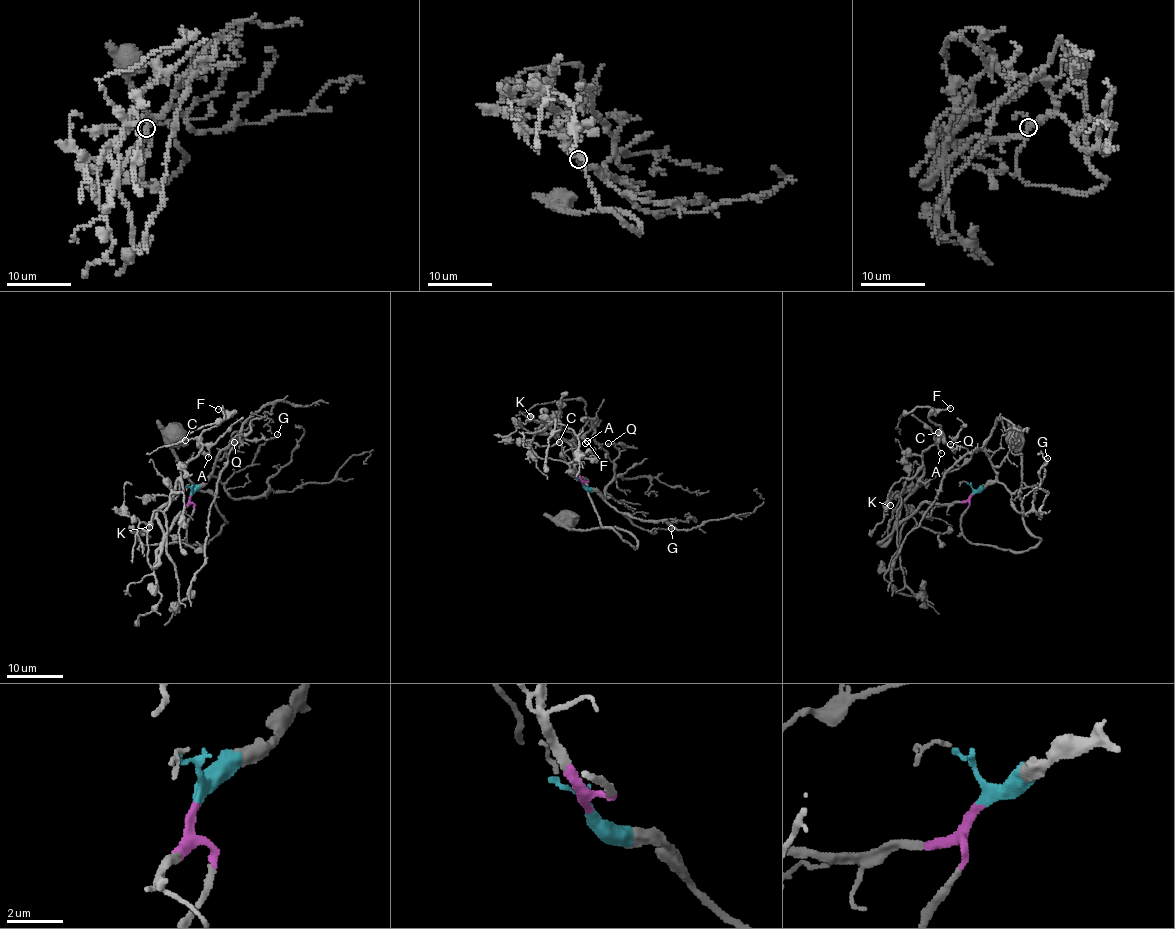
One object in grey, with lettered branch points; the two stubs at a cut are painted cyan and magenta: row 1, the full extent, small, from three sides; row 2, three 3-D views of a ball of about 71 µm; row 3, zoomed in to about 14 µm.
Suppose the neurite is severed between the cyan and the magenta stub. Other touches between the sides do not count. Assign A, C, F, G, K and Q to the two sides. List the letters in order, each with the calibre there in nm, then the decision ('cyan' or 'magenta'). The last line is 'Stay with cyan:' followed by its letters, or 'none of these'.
A: 120 nm | magenta
C: 160 nm | magenta
F: 200 nm | magenta
G: 130 nm | cyan
K: 500 nm | magenta
Q: 100 nm | cyan
Stay with cyan: G, Q

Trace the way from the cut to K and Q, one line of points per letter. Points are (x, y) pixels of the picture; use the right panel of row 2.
K: (972, 494), (964, 501), (926, 503), (901, 521), (897, 509), (900, 492), (896, 493), (889, 506)
Q: (972, 493), (995, 479), (990, 457), (981, 449), (968, 451), (960, 447), (953, 438), (950, 444)

